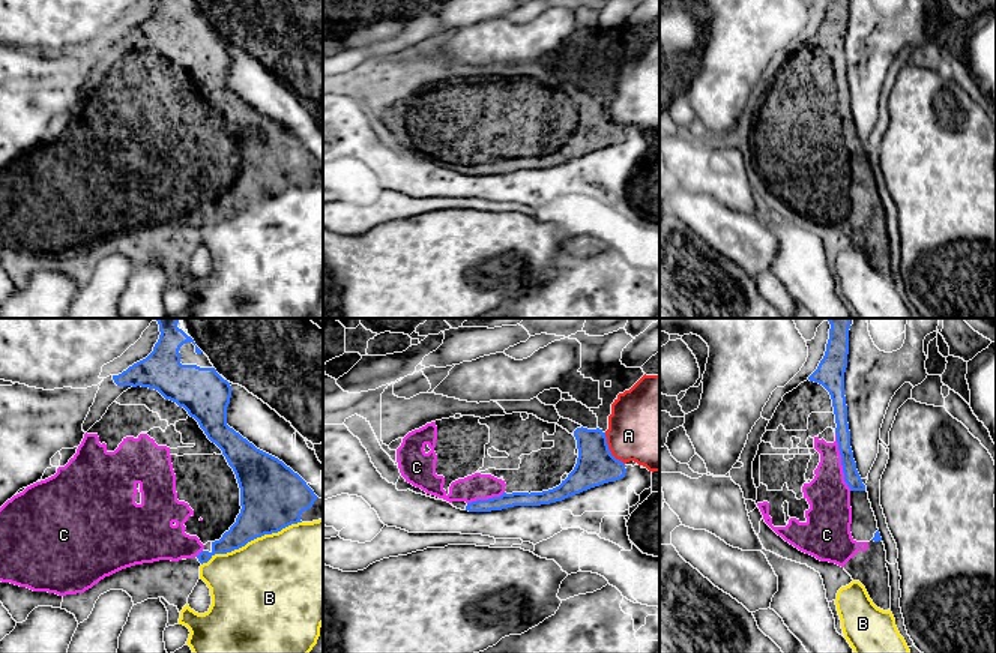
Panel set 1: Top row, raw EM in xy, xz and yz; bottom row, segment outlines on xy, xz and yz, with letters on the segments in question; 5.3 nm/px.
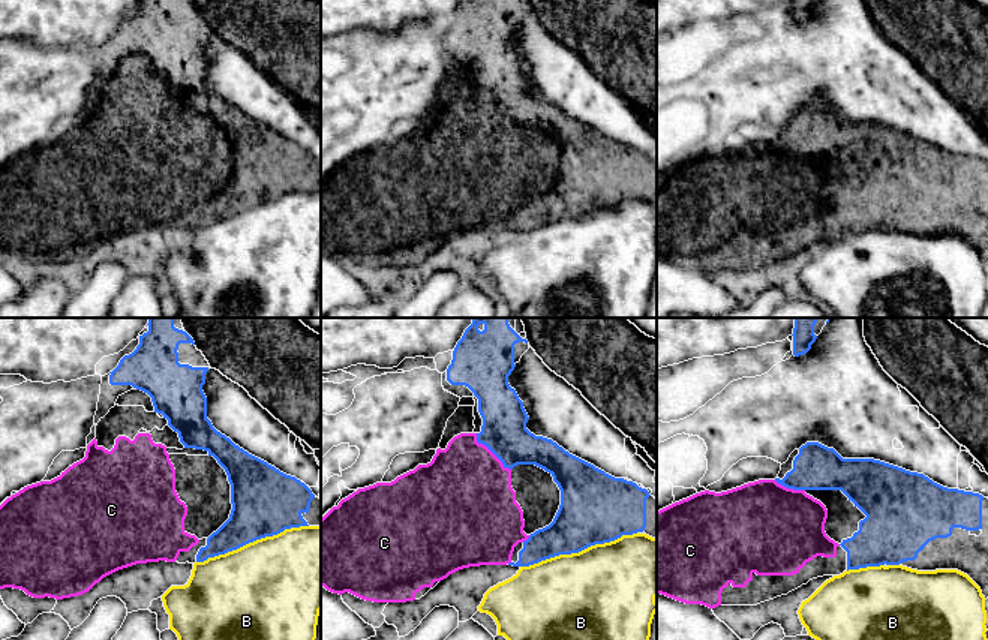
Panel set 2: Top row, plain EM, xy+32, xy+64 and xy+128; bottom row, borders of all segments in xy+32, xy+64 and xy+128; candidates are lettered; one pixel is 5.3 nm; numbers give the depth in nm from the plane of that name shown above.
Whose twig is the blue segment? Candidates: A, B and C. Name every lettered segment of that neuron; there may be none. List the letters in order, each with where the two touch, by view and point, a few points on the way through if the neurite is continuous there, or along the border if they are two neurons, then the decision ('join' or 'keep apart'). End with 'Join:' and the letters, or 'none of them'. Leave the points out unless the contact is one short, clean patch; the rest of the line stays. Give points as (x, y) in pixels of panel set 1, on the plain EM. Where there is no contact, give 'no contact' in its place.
A: xz (609, 113) | along xz (604, 96), (609, 114), (624, 128) | keep apart
B: xy (251, 203) | keep apart
C: yz (842, 125) | join
Join: C

